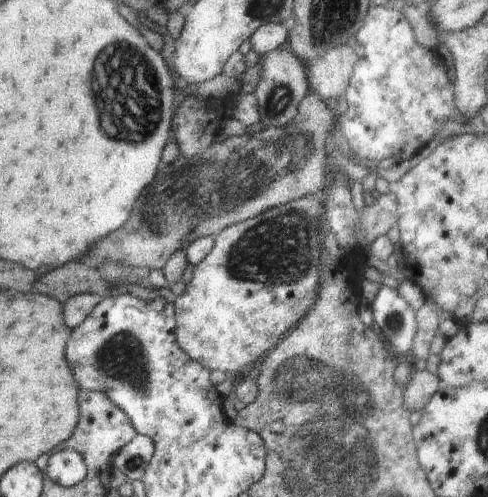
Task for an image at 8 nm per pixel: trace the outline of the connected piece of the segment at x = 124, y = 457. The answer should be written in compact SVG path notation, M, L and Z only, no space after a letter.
M137 433L126 446L118 451L112 462L112 468L120 470L130 481L142 480L152 455L154 442L146 435Z

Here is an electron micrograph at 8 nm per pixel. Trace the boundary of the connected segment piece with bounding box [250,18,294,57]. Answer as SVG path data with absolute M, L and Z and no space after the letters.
M288 18L284 22L270 23L268 26L258 27L258 30L255 30L250 38L252 50L262 57L272 50L287 45L289 29L292 28L293 24L292 18Z

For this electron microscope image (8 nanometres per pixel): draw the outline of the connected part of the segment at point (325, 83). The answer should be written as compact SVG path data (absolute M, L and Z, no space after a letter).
M346 43L305 62L309 88L323 100L345 96L357 57Z

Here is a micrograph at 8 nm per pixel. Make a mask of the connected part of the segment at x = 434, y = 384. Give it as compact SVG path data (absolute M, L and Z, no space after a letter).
M416 370L411 374L408 384L405 385L403 406L408 412L421 412L441 386L436 373Z

